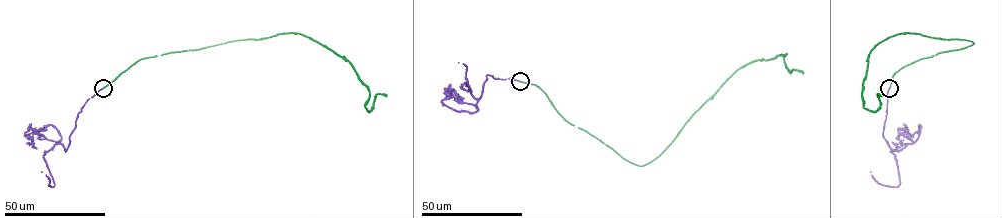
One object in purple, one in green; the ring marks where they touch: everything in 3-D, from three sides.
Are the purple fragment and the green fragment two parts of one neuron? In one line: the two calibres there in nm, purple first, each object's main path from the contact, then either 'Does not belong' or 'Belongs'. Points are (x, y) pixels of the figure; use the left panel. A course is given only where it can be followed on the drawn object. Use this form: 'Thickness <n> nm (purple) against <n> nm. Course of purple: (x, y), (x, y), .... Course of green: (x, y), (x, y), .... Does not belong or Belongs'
Thickness 170 nm (purple) against 190 nm. Course of purple: (103, 88), (78, 113), (66, 150), (58, 143), (45, 152), (53, 187), (41, 171). Course of green: (103, 88), (140, 59), (291, 32), (310, 37), (349, 61), (369, 91), (368, 111), (377, 94), (386, 96). Belongs

